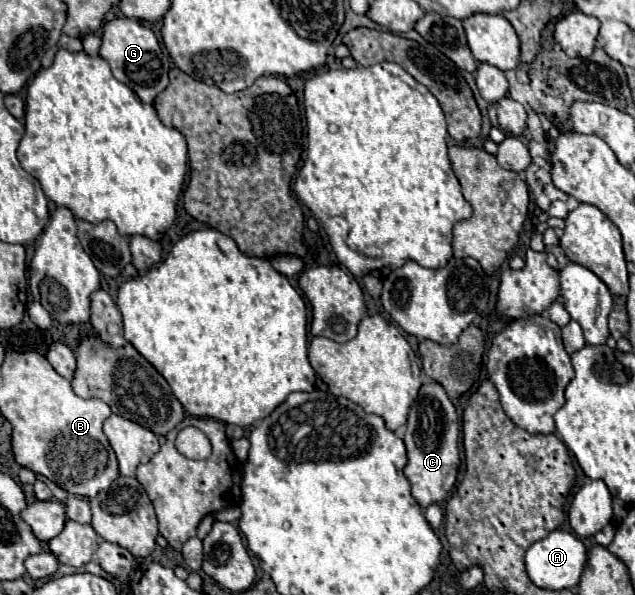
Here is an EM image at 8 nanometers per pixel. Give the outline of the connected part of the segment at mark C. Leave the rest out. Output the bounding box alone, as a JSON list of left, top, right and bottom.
[404,380,460,508]

